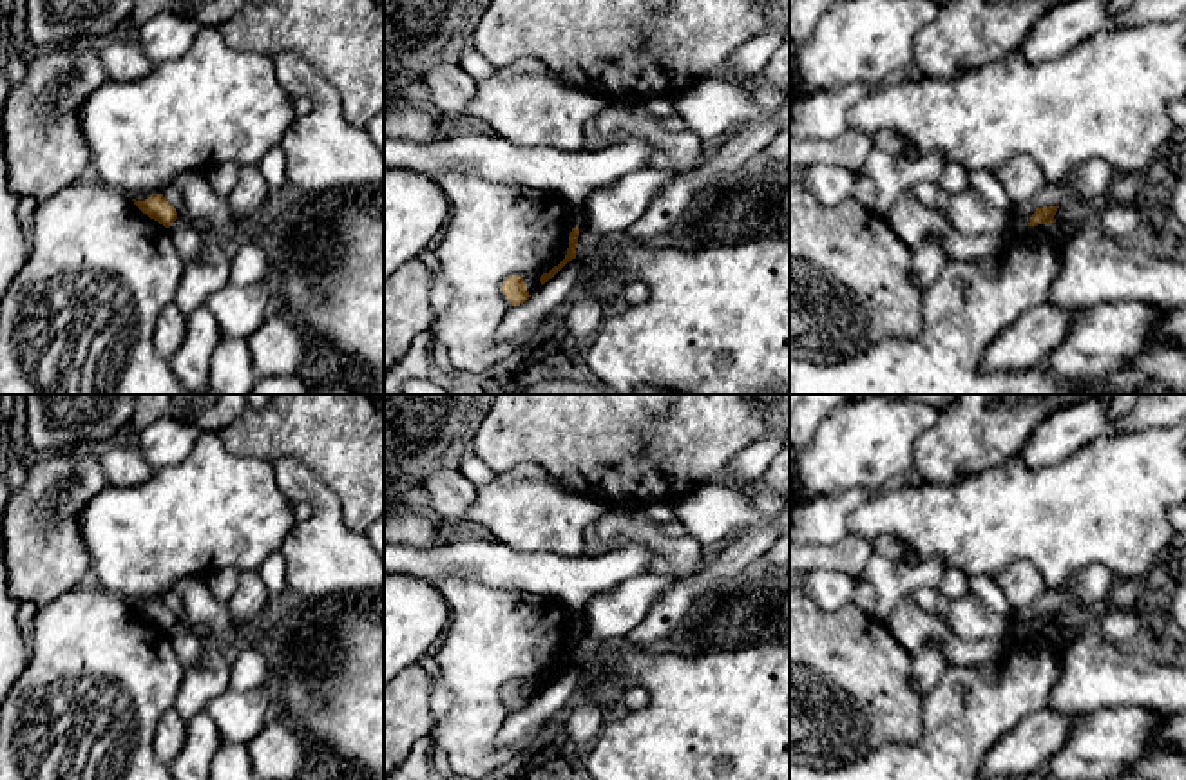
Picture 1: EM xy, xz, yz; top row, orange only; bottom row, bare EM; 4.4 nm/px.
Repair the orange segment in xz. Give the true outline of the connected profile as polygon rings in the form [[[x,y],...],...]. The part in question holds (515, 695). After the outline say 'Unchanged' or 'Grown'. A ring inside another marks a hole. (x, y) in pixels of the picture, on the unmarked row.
[[[520,680],[505,684],[502,690],[502,699],[512,711],[520,711],[531,702]]]. Unchanged

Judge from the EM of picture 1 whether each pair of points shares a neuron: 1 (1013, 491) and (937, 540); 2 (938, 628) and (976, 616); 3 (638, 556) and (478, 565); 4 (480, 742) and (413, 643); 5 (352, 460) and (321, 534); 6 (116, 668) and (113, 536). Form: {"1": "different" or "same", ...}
{"1": "same", "2": "different", "3": "same", "4": "different", "5": "different", "6": "different"}

